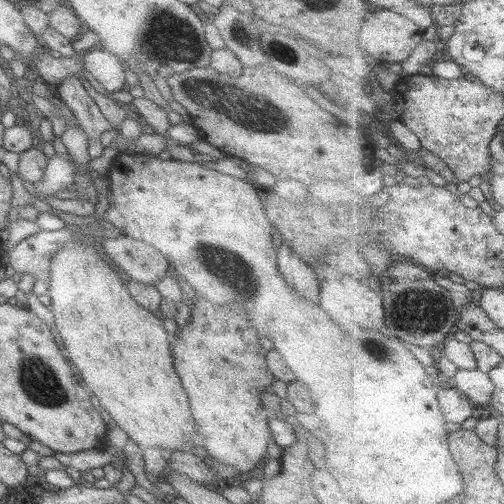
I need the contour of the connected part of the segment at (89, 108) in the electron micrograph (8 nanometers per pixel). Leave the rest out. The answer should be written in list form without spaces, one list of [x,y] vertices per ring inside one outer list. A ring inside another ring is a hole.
[[[65,78],[56,87],[56,92],[72,111],[77,126],[86,133],[90,158],[99,158],[103,151],[98,140],[100,135],[105,131],[119,131],[119,126],[114,128],[103,118],[93,100],[86,94],[79,78]]]

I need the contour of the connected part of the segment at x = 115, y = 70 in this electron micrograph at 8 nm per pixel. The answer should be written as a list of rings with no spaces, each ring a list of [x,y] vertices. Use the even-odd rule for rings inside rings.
[[[95,48],[86,57],[86,65],[97,83],[107,93],[118,92],[124,86],[124,71],[121,60],[103,48]]]

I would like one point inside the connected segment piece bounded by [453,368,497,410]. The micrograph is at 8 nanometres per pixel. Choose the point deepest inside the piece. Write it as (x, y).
(479, 387)

